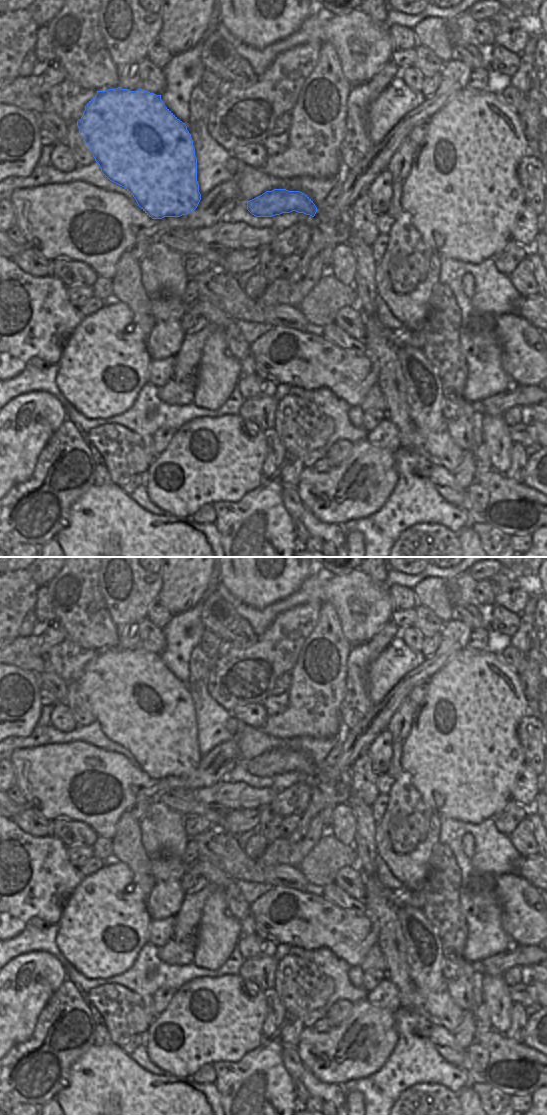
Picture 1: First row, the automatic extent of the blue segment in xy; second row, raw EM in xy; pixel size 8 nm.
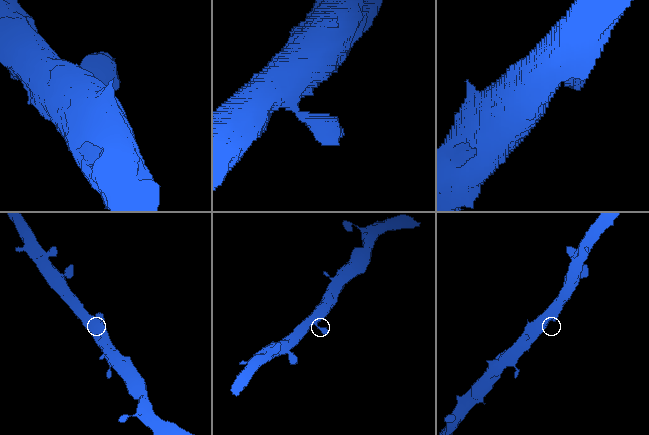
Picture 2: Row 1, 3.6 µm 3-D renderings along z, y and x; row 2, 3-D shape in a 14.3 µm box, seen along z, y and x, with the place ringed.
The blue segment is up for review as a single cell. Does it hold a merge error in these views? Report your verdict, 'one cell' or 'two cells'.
one cell

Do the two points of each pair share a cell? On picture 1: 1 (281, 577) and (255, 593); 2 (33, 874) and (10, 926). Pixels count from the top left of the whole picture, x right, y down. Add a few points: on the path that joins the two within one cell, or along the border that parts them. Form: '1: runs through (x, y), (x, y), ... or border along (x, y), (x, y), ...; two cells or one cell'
1: runs through (275, 578), (270, 578), (261, 587); one cell
2: runs through (26, 887), (10, 903), (10, 913); one cell

